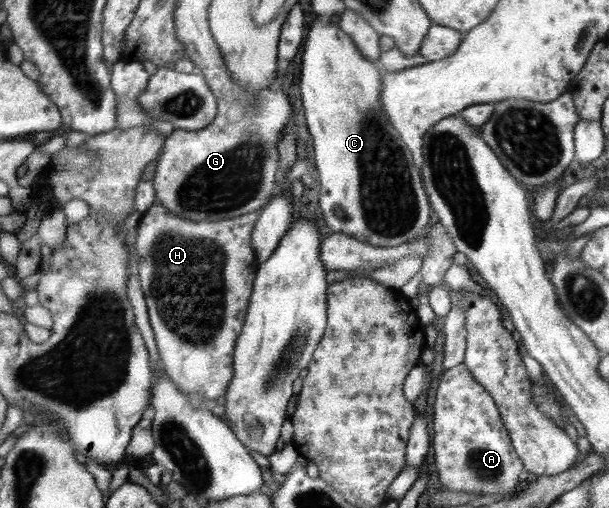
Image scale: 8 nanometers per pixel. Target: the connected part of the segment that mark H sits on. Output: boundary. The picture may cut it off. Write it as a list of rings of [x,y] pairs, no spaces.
[[[158,202],[141,216],[135,239],[135,252],[139,256],[139,283],[147,303],[161,367],[172,385],[185,396],[203,393],[207,399],[223,397],[233,378],[235,340],[245,322],[258,268],[251,247],[251,230],[258,220],[257,216],[259,213],[255,211],[228,220],[189,221],[175,217]]]

